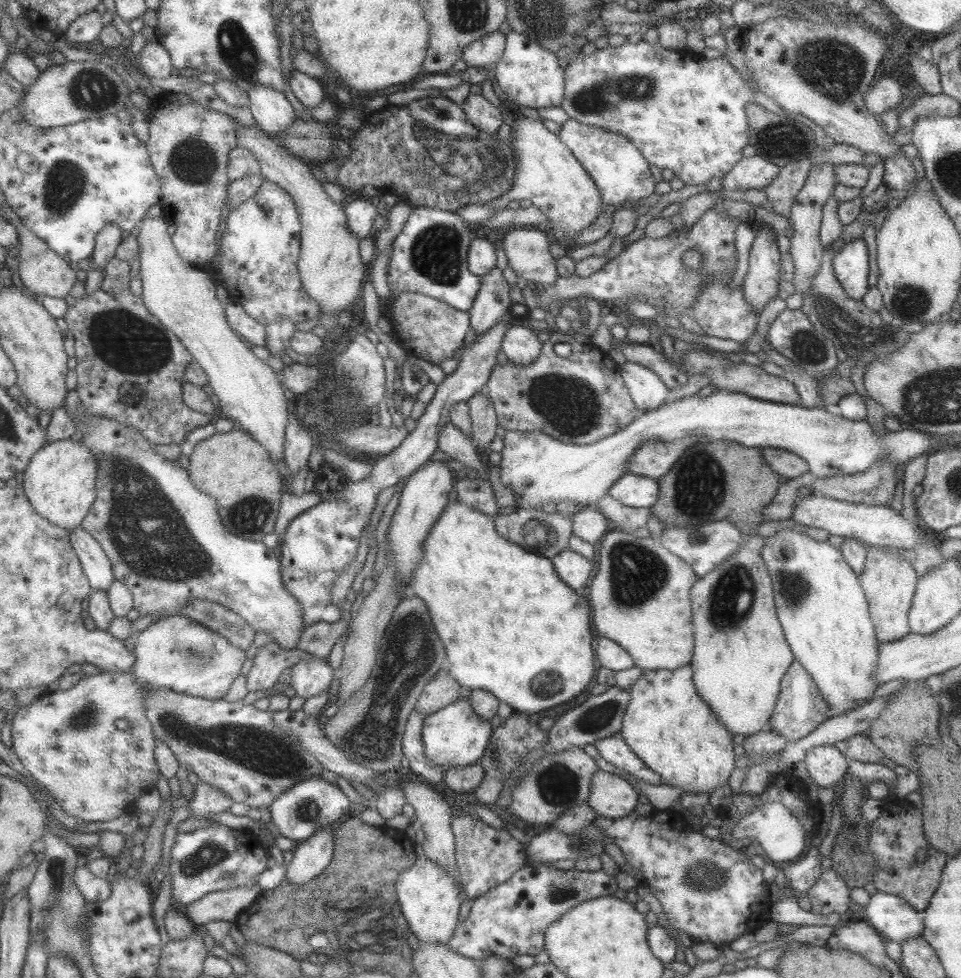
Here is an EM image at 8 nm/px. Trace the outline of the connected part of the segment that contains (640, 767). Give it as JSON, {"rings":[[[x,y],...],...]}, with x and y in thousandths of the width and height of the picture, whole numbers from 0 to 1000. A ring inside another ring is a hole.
{"rings":[[[645,748],[620,757],[617,761],[622,768],[624,775],[637,781],[640,785],[646,785],[650,789],[663,796],[663,799],[673,802],[690,802],[688,796],[672,784],[672,781],[659,771],[659,768],[651,762]]]}

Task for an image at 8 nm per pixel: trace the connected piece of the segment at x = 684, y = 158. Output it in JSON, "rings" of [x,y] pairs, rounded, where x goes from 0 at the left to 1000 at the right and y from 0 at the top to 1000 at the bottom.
{"rings":[[[650,42],[642,48],[627,48],[620,50],[617,54],[609,56],[602,52],[601,56],[592,62],[592,65],[587,70],[587,94],[586,101],[582,108],[593,119],[594,122],[600,123],[605,127],[612,127],[619,131],[629,131],[634,135],[641,135],[649,139],[657,147],[667,156],[667,160],[680,170],[700,176],[700,180],[704,184],[709,184],[711,188],[736,188],[740,182],[750,182],[759,176],[760,172],[772,161],[771,153],[778,145],[778,123],[774,116],[774,110],[777,105],[784,105],[785,88],[781,83],[771,79],[771,76],[754,60],[744,59],[738,61],[717,51],[708,50],[695,51],[689,48],[686,44],[677,46],[673,42],[663,42],[656,44]]]}

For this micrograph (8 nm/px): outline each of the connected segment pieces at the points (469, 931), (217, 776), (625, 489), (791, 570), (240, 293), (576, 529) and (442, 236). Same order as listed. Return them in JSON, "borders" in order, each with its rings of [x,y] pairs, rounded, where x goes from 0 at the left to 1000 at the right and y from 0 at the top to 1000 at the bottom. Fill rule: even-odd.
{"borders":[[[[544,883],[525,902],[517,904],[505,914],[493,918],[489,922],[490,929],[486,939],[477,944],[469,959],[463,965],[469,973],[485,978],[494,983],[501,983],[506,978],[534,981],[541,975],[557,978],[566,971],[567,950],[575,943],[588,936],[592,929],[608,920],[634,916],[642,910],[640,899],[629,891],[604,891],[598,887],[592,890],[582,890],[573,884]]],[[[155,703],[155,706],[159,707],[155,707],[155,709],[151,709],[150,711],[151,734],[156,738],[155,741],[162,757],[166,757],[176,764],[178,771],[183,775],[186,783],[190,783],[195,790],[203,791],[207,799],[211,799],[211,801],[217,803],[217,805],[226,807],[228,811],[242,818],[242,821],[253,821],[261,825],[263,832],[265,832],[270,826],[280,826],[280,823],[284,821],[288,813],[292,813],[292,810],[299,809],[301,806],[305,805],[308,800],[313,800],[313,798],[318,798],[324,794],[330,794],[337,786],[336,782],[322,768],[318,768],[305,754],[298,752],[290,743],[287,743],[283,728],[280,728],[278,725],[270,726],[263,721],[253,719],[251,715],[243,718],[237,718],[233,715],[215,716],[206,712],[185,709],[174,703]]],[[[650,484],[634,499],[633,505],[648,517],[676,518],[685,508],[685,493],[677,488]]],[[[826,538],[823,541],[815,540],[805,547],[796,551],[795,557],[791,562],[791,569],[796,576],[800,592],[802,592],[802,601],[804,604],[804,616],[809,622],[809,634],[815,642],[817,654],[821,658],[821,663],[825,668],[827,675],[840,686],[840,689],[846,694],[848,701],[852,704],[855,715],[862,720],[863,723],[870,726],[870,730],[878,729],[879,727],[889,725],[893,720],[897,720],[899,716],[907,714],[912,703],[914,702],[914,695],[909,693],[912,686],[912,677],[914,674],[914,654],[903,627],[903,618],[893,593],[893,589],[888,586],[887,581],[877,573],[876,566],[873,561],[865,558],[861,553],[851,554],[844,551],[837,545],[837,539]]],[[[274,184],[268,195],[240,215],[234,225],[229,241],[228,286],[237,297],[237,311],[251,312],[274,334],[288,326],[300,326],[307,333],[319,331],[332,323],[332,314],[319,304],[308,273],[310,223],[304,202],[286,187]]],[[[617,517],[601,519],[594,529],[594,544],[613,556],[623,554],[632,543],[632,531]]],[[[429,211],[429,216],[422,223],[419,233],[408,245],[408,257],[402,270],[404,304],[413,304],[417,300],[434,300],[463,309],[475,317],[487,319],[498,298],[501,283],[494,282],[486,274],[487,252],[492,243],[486,230],[487,228],[480,225],[472,216]]]]}

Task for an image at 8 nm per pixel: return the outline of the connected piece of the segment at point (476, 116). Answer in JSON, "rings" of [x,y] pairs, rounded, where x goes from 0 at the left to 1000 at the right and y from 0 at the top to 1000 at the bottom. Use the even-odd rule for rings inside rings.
{"rings":[[[489,96],[480,106],[486,123],[505,137],[515,137],[523,123],[521,110],[515,110],[501,96]]]}

